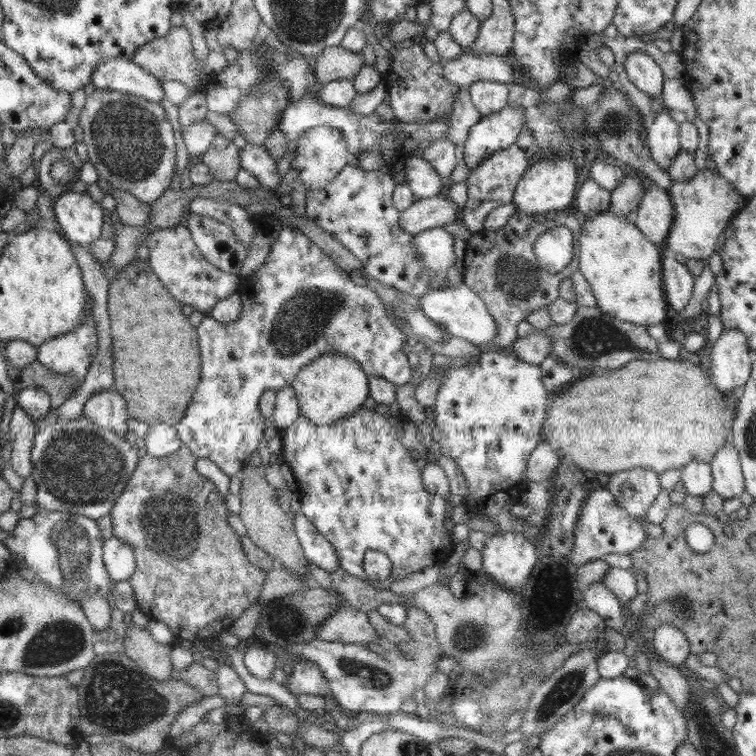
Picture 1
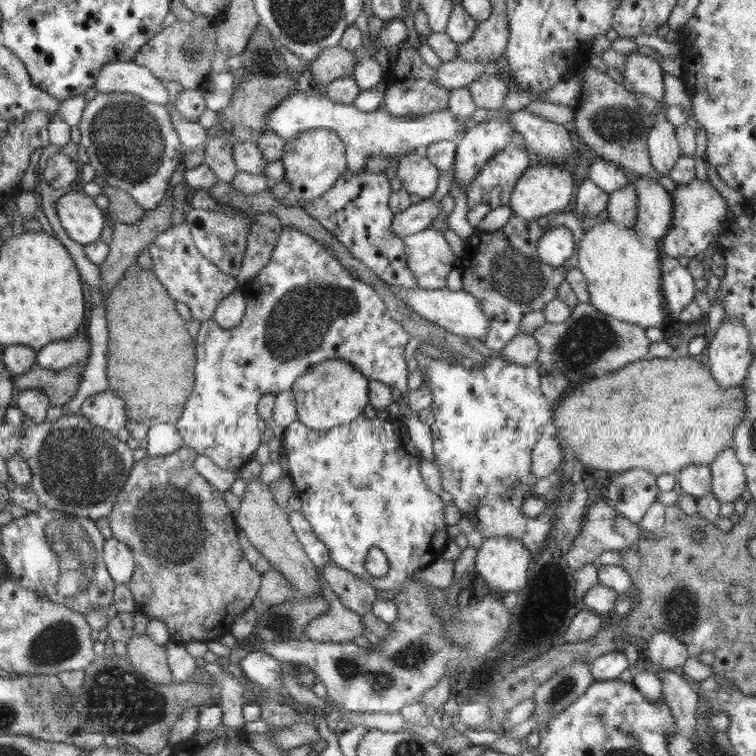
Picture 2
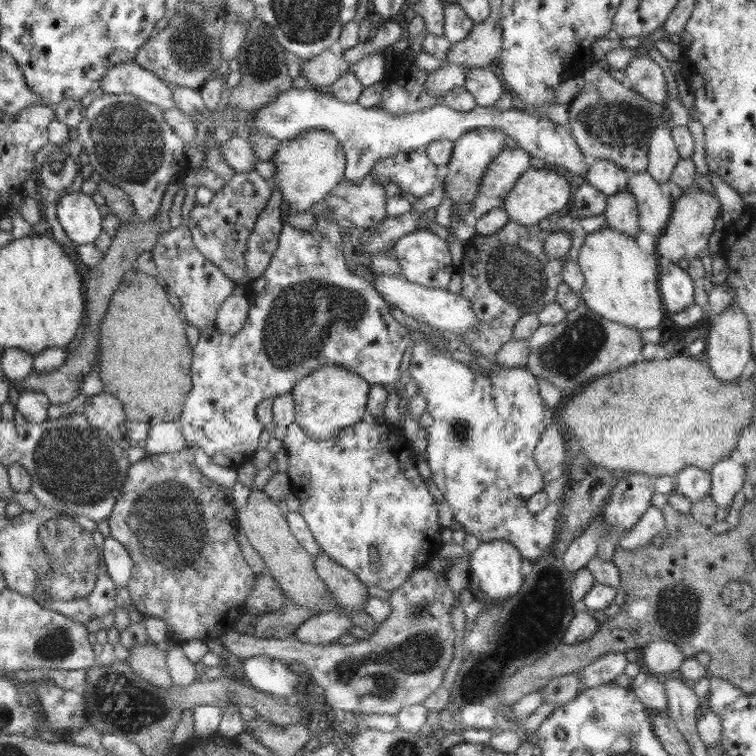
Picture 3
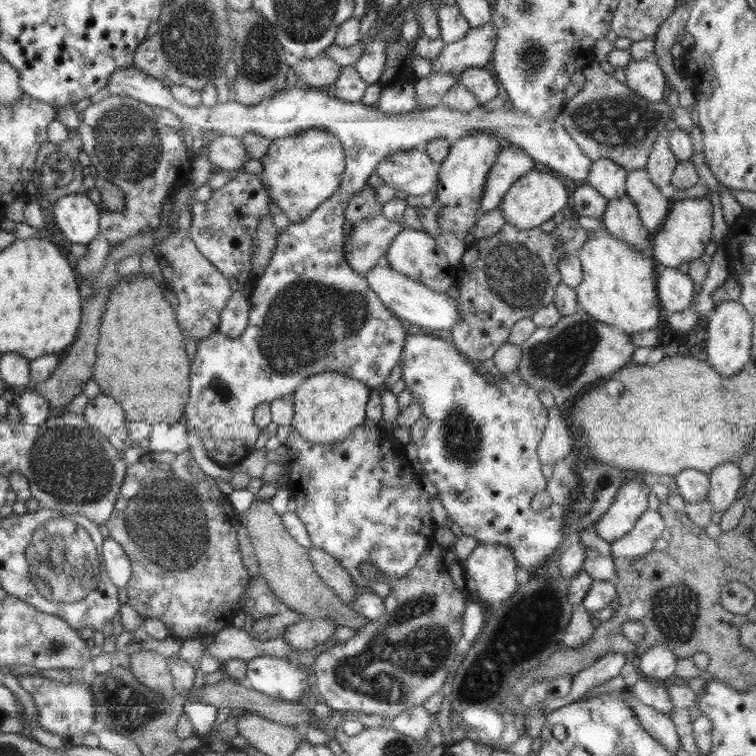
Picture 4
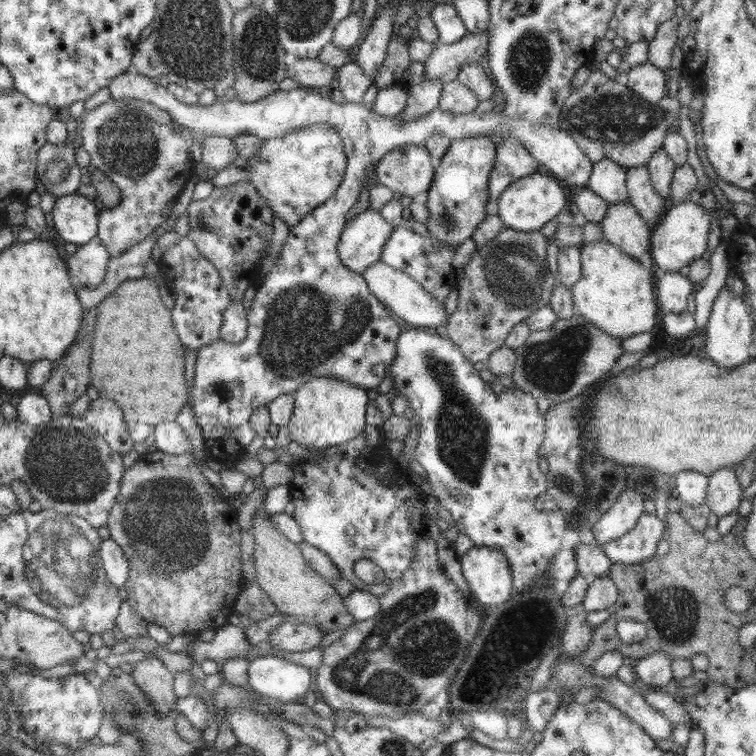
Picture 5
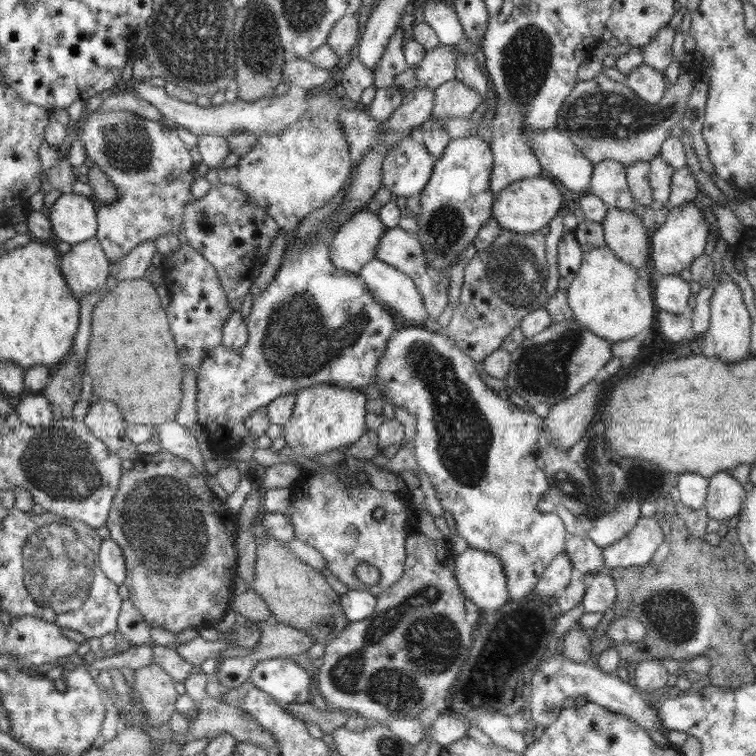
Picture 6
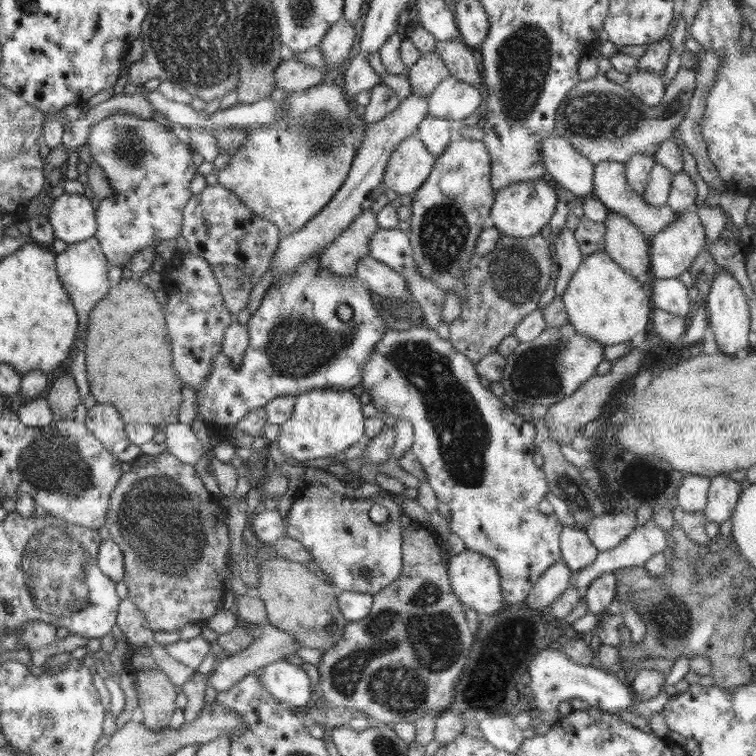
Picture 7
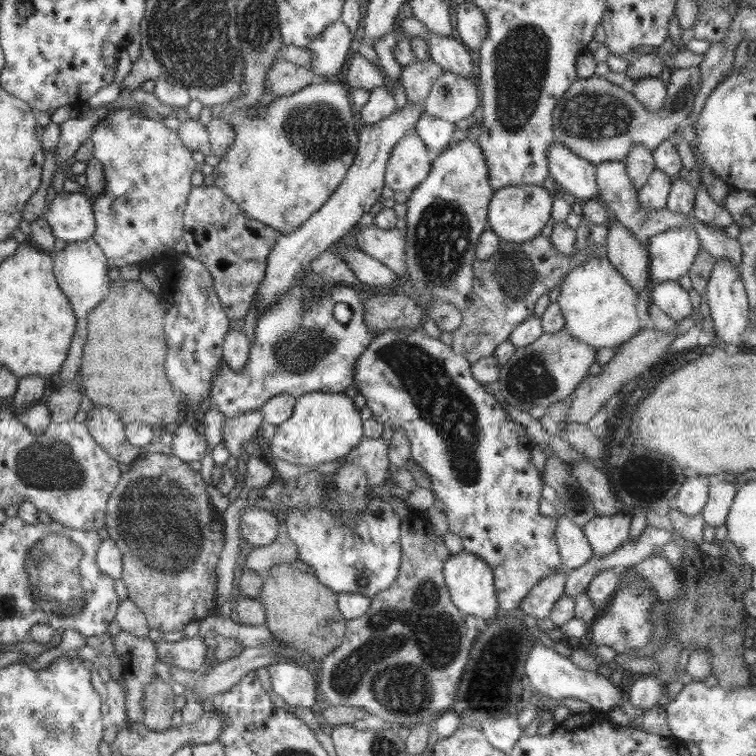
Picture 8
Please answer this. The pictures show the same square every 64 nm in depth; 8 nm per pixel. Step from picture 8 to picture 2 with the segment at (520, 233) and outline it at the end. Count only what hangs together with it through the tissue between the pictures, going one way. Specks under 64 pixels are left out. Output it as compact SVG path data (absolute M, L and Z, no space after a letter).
M541 161L539 165L528 167L515 184L509 200L509 207L513 214L524 220L536 221L541 216L547 216L555 210L562 210L570 204L570 198L574 194L574 179L572 173L562 169L562 164L551 164Z

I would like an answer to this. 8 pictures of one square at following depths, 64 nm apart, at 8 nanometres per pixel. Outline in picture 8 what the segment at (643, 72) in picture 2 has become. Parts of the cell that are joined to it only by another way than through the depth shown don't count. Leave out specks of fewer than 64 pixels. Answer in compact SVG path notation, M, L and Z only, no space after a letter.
M647 76L646 78L632 79L632 84L627 86L628 91L644 106L646 111L656 112L662 109L666 99L666 78Z

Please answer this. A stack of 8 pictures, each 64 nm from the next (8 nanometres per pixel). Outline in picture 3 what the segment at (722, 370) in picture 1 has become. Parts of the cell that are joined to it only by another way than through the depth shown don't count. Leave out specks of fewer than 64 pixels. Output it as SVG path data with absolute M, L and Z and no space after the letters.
M728 305L723 312L713 317L710 332L706 339L705 349L708 356L708 364L716 378L722 382L732 382L742 376L742 370L746 362L754 357L751 351L751 328L746 315L736 305Z

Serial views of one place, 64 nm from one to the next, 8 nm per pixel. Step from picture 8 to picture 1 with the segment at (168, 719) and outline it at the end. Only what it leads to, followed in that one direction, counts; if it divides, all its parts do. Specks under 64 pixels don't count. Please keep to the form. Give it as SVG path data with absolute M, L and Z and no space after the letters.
M134 624L126 630L126 634L123 637L123 646L125 648L124 653L135 662L134 665L150 678L160 682L173 678L173 666L169 655L172 644L156 642L156 639L152 638L146 628L142 629L138 624Z

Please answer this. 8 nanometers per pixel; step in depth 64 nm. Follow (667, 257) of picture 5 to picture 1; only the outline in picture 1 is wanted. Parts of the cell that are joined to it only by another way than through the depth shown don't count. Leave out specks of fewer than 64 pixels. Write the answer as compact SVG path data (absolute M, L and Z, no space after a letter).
M707 168L686 181L673 180L668 194L674 207L674 218L664 248L688 259L705 261L715 251L726 223L746 206L749 199L740 194L721 174L712 173Z

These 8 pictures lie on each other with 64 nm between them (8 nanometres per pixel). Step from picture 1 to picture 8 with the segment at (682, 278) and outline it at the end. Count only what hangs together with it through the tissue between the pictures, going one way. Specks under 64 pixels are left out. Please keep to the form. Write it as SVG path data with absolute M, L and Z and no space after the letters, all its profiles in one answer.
M678 281L653 282L651 302L677 322L683 321L696 303Z

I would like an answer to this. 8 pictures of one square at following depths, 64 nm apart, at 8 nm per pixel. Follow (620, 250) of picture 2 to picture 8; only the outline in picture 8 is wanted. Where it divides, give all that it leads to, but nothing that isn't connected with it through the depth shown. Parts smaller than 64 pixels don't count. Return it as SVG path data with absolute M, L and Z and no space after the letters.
M606 256L590 258L575 266L561 282L556 302L564 317L564 328L580 342L599 348L615 348L632 338L640 328L636 303L640 298Z

